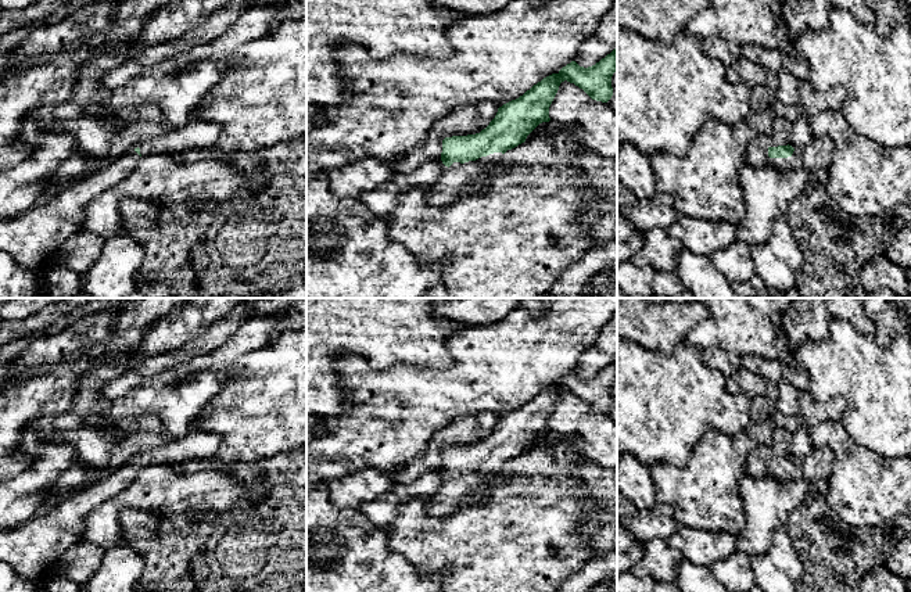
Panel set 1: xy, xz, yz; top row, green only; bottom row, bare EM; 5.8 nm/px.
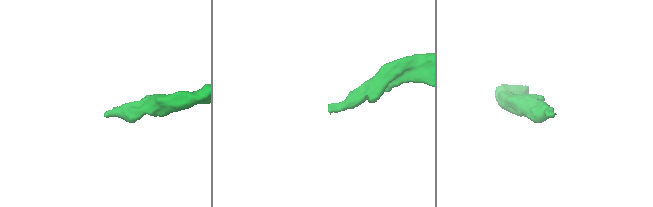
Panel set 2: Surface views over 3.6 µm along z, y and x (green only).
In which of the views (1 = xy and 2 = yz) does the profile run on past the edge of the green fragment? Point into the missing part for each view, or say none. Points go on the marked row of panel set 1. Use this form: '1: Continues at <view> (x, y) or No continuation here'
1: No continuation here
2: Continues at yz (795, 161)

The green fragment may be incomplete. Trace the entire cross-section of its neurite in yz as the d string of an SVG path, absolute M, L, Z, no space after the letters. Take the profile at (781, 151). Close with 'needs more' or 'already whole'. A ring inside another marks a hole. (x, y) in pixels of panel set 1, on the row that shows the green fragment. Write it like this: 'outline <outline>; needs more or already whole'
outline M792 146L768 147L768 162L778 171L786 172L803 165L800 151Z; needs more

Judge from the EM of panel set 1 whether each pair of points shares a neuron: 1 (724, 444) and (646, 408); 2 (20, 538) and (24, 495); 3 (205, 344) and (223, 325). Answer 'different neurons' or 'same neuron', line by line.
1: different neurons
2: different neurons
3: same neuron

